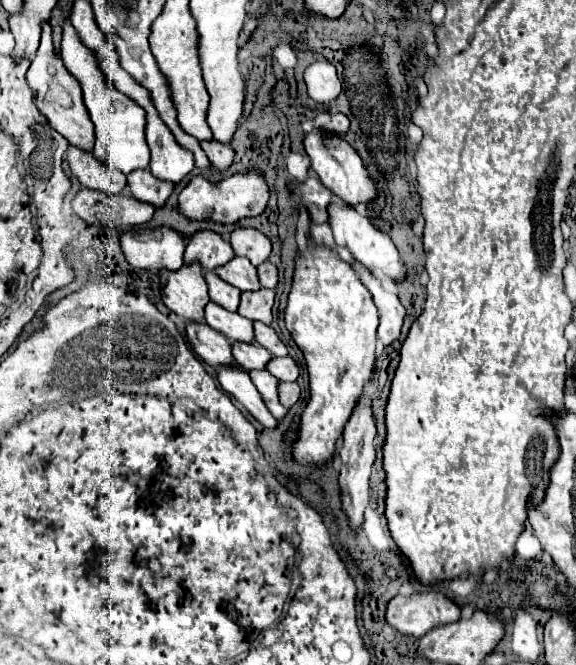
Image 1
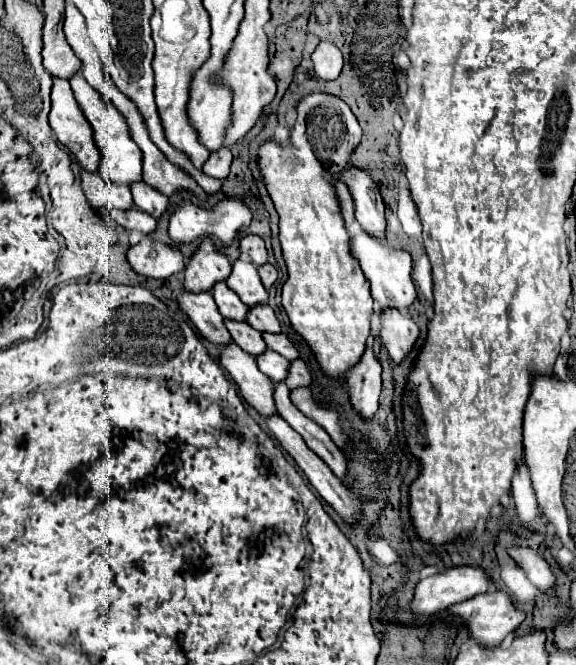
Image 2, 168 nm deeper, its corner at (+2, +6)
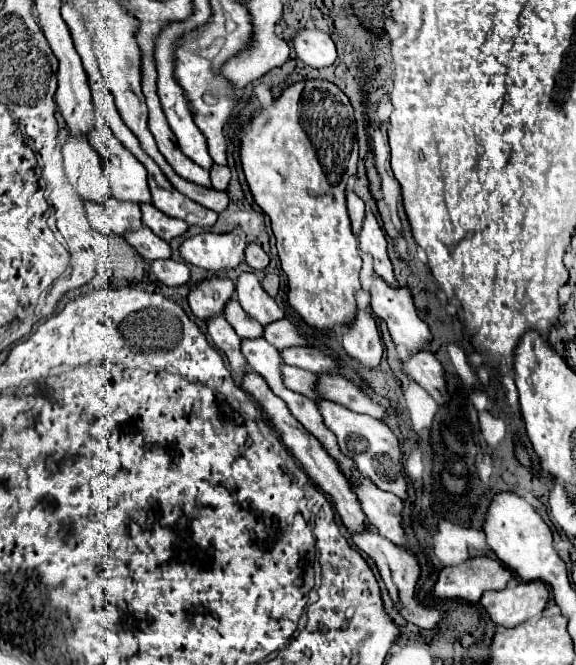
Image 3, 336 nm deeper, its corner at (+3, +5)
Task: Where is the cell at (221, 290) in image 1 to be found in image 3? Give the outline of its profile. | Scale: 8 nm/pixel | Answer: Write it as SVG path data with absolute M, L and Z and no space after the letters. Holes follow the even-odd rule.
M233 297L231 303L227 303L225 311L223 311L225 319L229 321L229 325L235 329L237 335L241 335L241 339L253 339L253 337L261 337L263 335L263 325L255 319L251 319L241 305L237 303L237 299Z

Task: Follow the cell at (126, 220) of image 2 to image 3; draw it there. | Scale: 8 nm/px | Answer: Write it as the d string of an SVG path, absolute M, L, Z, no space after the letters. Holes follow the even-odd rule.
M141 227L139 231L127 231L125 239L127 239L129 245L133 245L137 249L137 253L143 259L167 259L171 255L169 243L159 239L147 227Z

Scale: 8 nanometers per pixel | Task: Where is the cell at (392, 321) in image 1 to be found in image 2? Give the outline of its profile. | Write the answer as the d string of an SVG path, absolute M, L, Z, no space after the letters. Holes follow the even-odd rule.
M384 310L382 312L382 330L380 338L384 340L390 358L396 364L402 364L406 354L414 348L420 336L418 326L398 310Z

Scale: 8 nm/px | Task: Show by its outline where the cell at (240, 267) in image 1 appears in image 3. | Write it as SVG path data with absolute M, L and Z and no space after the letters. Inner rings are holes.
M241 273L235 285L237 285L235 287L237 301L261 325L273 323L283 317L283 309L279 309L275 299L263 291L259 277L255 273Z

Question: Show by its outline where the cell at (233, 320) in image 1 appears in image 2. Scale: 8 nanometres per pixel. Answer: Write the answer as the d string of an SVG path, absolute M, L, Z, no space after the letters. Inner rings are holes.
M226 320L226 328L232 334L232 340L250 356L260 356L266 352L266 342L262 338L262 334L258 330L252 330L252 326L248 322L228 322Z

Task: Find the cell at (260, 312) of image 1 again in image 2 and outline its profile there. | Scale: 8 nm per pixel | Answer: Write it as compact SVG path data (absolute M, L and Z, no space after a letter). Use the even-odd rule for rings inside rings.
M254 306L248 314L248 322L258 332L274 332L274 334L282 332L280 322L278 322L278 318L270 306Z

